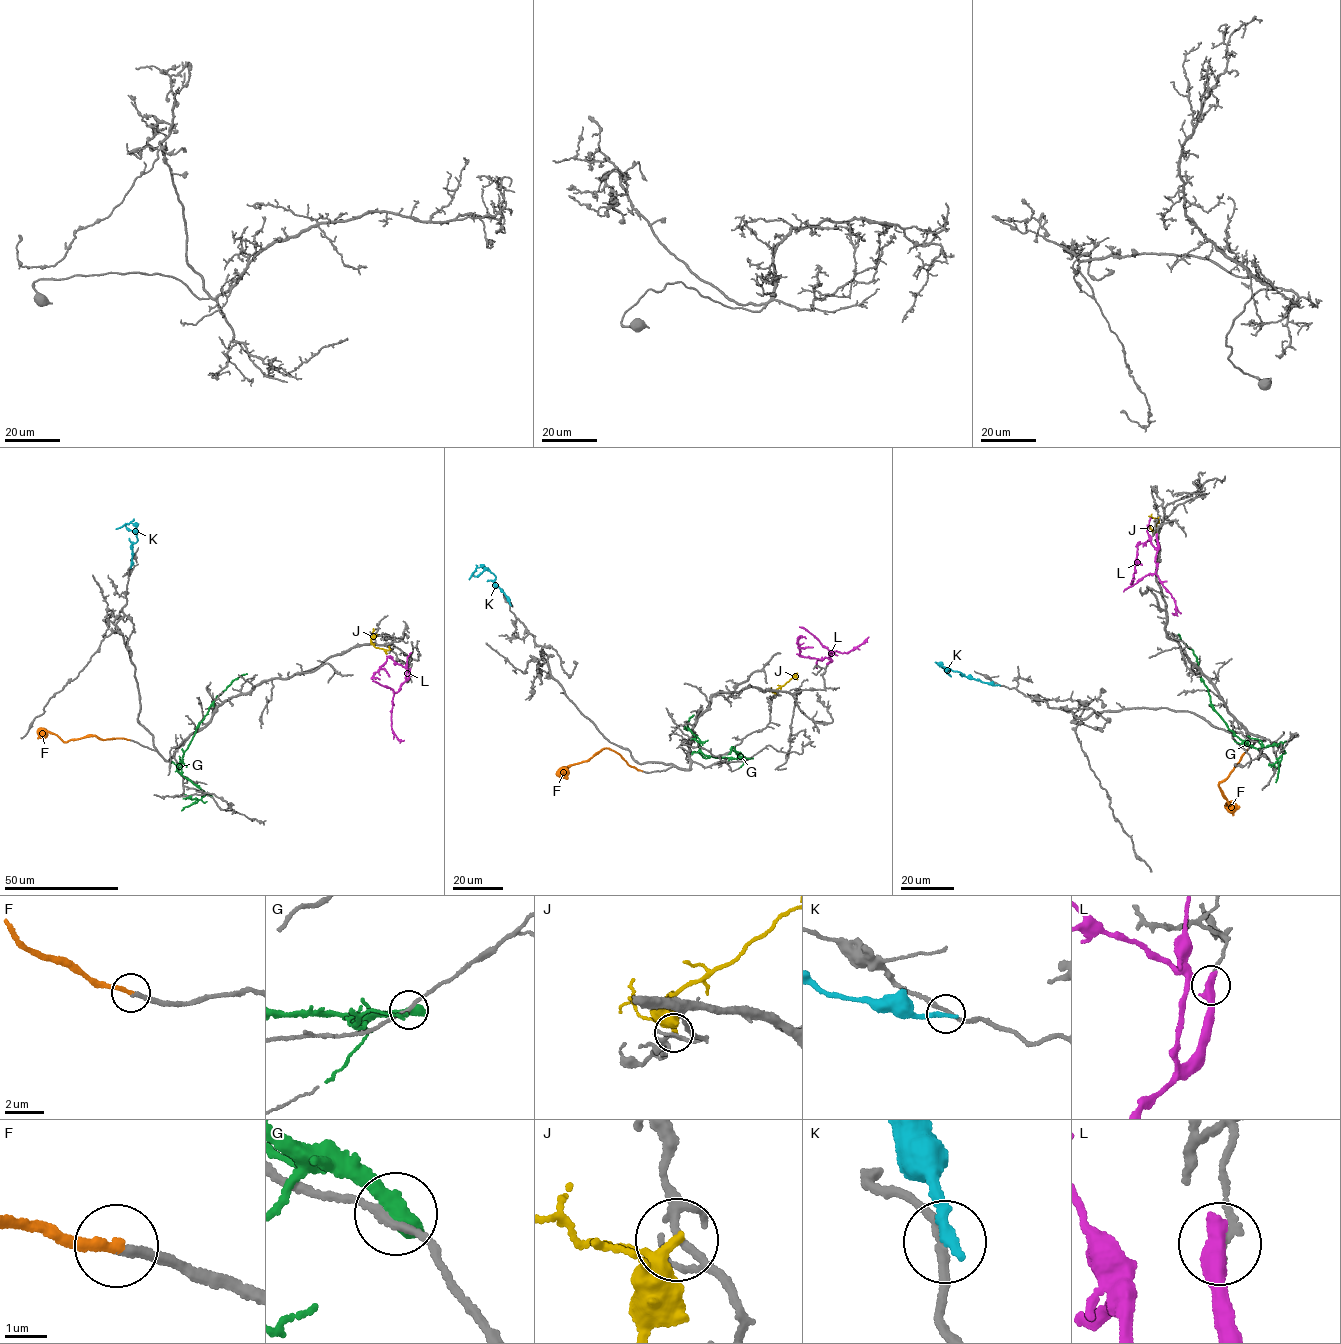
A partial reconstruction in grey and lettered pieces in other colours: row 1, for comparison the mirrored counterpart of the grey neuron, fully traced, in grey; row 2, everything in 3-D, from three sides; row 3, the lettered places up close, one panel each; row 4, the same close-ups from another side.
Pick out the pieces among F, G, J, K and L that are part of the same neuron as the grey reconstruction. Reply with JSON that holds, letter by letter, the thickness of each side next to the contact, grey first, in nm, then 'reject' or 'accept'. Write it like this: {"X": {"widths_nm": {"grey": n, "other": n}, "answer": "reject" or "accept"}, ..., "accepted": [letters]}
{"F": {"widths_nm": {"grey": 220, "other": 240}, "answer": "accept"}, "G": {"widths_nm": {"grey": 180, "other": 500}, "answer": "reject"}, "J": {"widths_nm": {"grey": 150, "other": 260}, "answer": "reject"}, "K": {"widths_nm": {"grey": 190, "other": 280}, "answer": "reject"}, "L": {"widths_nm": {"grey": 170, "other": 550}, "answer": "reject"}, "accepted": ["F"]}

